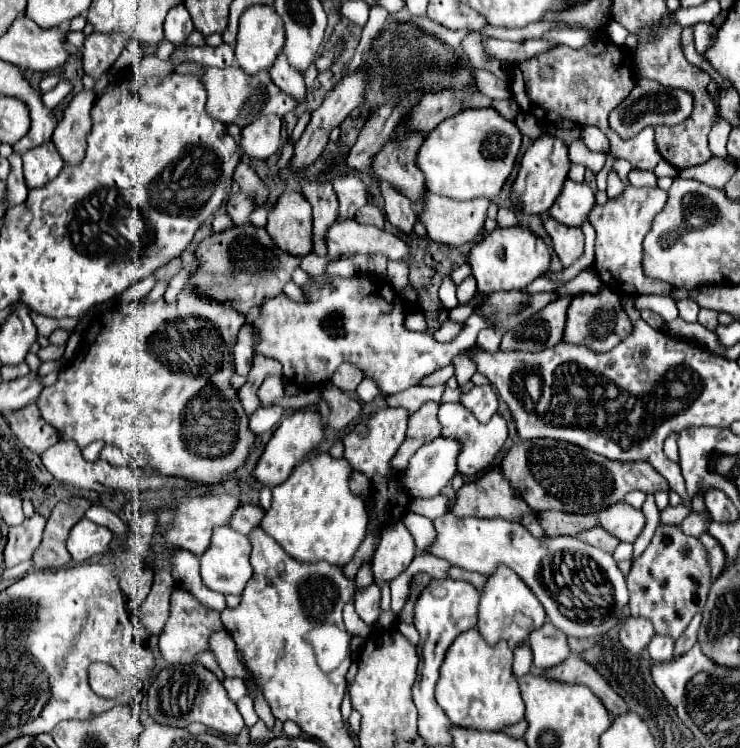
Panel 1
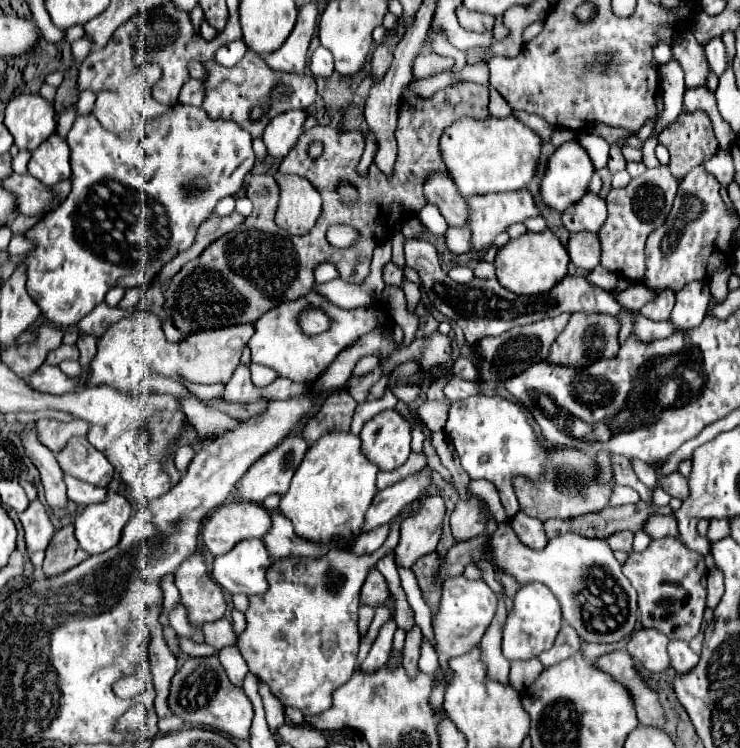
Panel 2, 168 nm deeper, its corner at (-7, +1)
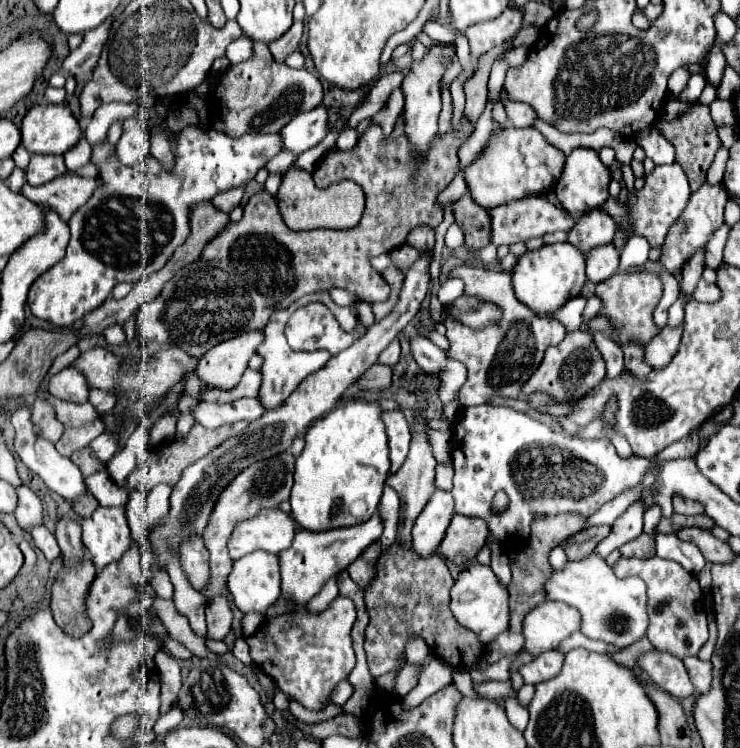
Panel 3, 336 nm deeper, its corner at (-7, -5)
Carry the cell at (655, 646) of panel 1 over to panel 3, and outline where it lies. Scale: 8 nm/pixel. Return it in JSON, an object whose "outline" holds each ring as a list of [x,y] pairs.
{"outline":[[[686,657],[682,661],[684,661],[684,667],[688,669],[690,681],[694,683],[694,689],[698,693],[708,691],[710,689],[710,671],[712,671],[710,661],[700,661],[698,657]]]}

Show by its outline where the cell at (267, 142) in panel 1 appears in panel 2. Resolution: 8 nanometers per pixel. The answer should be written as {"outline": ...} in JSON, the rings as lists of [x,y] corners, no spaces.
{"outline":[[[296,109],[296,111],[286,111],[280,113],[270,121],[270,125],[264,131],[264,143],[268,147],[270,157],[286,157],[288,151],[296,145],[298,137],[302,135],[304,121],[308,117],[306,109]]]}

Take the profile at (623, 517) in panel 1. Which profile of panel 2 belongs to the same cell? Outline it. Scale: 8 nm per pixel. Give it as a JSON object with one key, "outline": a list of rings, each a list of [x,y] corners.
{"outline":[[[654,515],[648,517],[646,529],[644,529],[652,539],[662,539],[662,537],[678,537],[678,521],[674,515]]]}

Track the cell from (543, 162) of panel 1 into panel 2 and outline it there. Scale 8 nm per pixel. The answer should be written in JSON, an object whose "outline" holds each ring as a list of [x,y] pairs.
{"outline":[[[568,141],[548,161],[542,179],[542,197],[550,207],[564,211],[588,193],[592,175],[594,165],[586,149],[578,141]]]}

